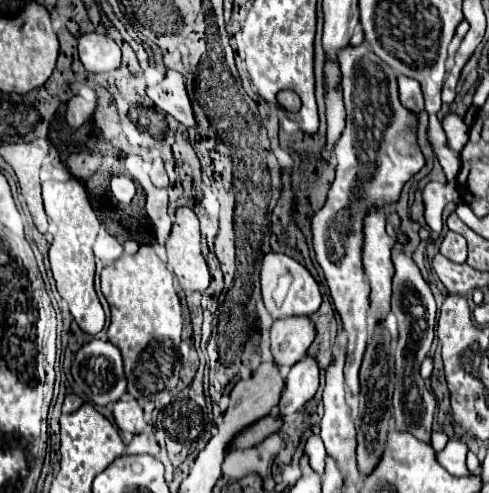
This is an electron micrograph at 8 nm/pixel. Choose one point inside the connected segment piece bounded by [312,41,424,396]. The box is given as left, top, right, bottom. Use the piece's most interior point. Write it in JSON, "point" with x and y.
{"point":[378,152]}

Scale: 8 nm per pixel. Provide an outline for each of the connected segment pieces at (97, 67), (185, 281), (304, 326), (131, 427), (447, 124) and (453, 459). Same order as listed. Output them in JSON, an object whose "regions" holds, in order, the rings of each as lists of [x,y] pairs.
{"regions":[[[[84,33],[78,39],[80,61],[90,73],[114,71],[120,67],[120,47],[112,37],[102,33]]],[[[190,207],[176,211],[168,243],[168,265],[182,283],[184,291],[206,291],[210,285],[208,265],[200,253],[200,225]]],[[[310,317],[276,319],[270,329],[270,343],[276,365],[282,371],[288,371],[306,355],[314,337],[316,325],[310,321]]],[[[136,399],[116,401],[114,403],[114,421],[120,427],[120,431],[132,433],[132,435],[138,435],[146,429],[146,421],[142,417],[142,409]]],[[[448,113],[442,121],[442,127],[448,135],[448,145],[452,151],[460,153],[464,149],[464,145],[468,143],[468,125],[454,113]]],[[[448,441],[444,451],[440,451],[438,455],[438,463],[454,477],[462,477],[468,475],[466,469],[466,445],[462,441]]]]}

